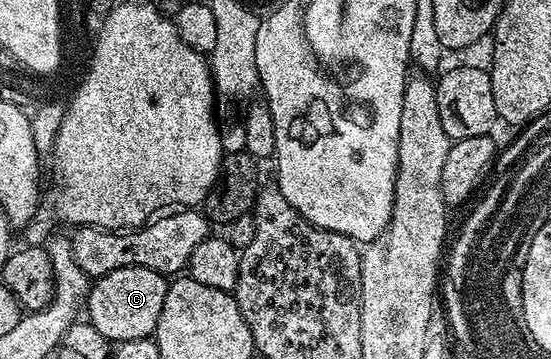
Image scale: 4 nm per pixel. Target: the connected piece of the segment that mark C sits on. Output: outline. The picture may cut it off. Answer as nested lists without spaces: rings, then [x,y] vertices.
[[[122,267],[118,271],[110,271],[110,275],[102,275],[91,282],[86,294],[87,320],[110,343],[151,338],[156,331],[158,315],[162,315],[162,303],[166,303],[166,291],[169,284],[169,278],[165,274],[150,271],[150,267]]]

